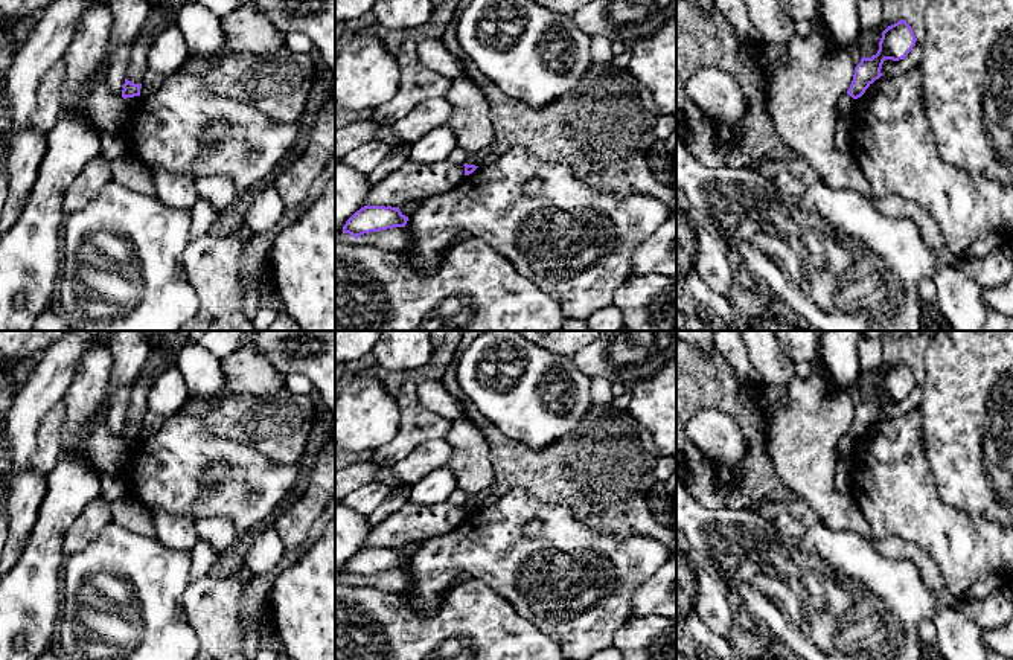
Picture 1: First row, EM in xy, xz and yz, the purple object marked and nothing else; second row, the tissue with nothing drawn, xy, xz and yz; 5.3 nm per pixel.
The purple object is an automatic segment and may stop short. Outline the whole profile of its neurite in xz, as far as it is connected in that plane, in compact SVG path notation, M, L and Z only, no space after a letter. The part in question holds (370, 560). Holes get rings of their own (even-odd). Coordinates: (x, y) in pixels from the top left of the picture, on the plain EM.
M367 546L346 562L343 575L349 575L356 581L364 575L405 569L407 562L408 558L402 556L399 549Z

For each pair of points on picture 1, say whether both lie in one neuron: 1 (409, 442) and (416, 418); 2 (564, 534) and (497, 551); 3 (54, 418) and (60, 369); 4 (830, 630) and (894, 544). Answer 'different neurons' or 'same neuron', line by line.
1: same neuron
2: same neuron
3: different neurons
4: different neurons

